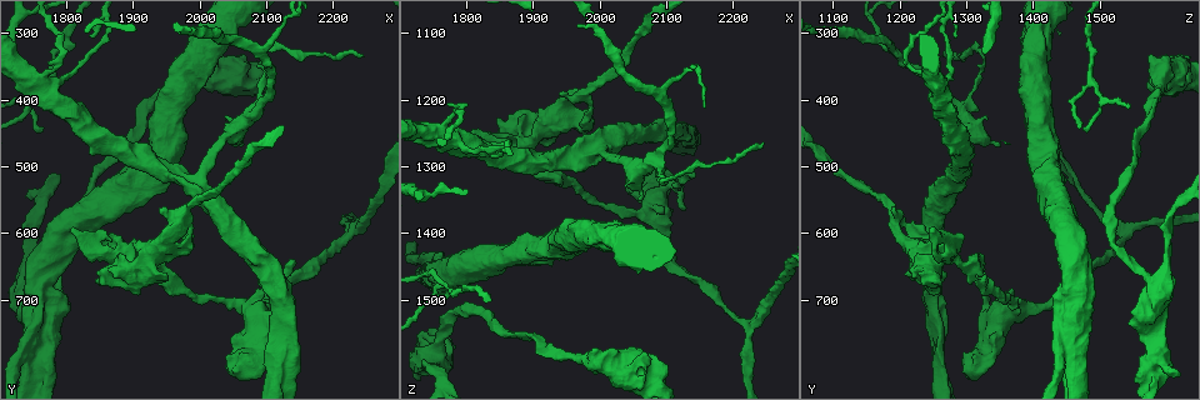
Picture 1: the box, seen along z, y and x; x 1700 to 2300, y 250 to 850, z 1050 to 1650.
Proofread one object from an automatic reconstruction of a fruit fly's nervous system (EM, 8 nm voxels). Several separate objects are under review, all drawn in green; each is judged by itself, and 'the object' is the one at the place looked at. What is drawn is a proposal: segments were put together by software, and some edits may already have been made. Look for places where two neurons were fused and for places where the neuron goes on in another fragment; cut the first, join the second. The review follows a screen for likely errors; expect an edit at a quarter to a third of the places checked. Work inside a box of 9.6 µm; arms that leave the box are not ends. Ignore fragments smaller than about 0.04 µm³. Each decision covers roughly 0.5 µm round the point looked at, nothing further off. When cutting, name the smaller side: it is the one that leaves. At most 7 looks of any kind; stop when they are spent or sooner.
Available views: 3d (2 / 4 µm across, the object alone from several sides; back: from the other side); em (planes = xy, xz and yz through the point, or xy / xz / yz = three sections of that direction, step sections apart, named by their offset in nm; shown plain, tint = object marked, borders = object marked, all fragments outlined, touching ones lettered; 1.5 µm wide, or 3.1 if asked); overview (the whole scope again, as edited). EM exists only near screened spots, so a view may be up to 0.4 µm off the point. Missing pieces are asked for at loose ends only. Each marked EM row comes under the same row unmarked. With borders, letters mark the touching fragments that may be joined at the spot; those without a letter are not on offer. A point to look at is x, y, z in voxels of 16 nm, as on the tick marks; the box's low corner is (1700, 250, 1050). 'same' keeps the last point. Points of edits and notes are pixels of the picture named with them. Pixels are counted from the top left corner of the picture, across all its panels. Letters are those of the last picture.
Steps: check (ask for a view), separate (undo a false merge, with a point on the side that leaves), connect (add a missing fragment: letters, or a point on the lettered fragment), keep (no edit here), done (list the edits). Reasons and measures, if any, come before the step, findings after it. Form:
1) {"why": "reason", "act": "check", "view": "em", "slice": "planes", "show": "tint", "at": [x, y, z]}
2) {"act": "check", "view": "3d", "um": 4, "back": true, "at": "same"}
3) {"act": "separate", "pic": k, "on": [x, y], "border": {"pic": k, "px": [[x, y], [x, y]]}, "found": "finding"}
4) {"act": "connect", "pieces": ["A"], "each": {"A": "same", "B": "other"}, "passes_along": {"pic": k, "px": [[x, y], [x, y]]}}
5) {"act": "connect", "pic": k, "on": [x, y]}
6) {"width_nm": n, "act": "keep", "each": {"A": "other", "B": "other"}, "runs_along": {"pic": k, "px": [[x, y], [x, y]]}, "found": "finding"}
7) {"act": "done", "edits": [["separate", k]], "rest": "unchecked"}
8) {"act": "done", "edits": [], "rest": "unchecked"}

{"why": "calibre changes", "act": "check", "view": "3d", "um": 4, "at": [1805, 360, 1275]}

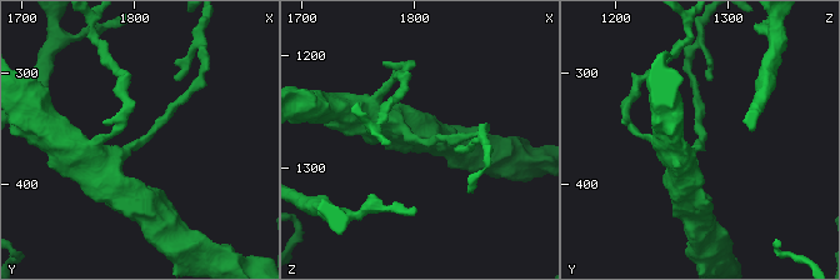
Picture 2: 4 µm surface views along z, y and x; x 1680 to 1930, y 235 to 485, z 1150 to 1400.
{"act": "check", "view": "em", "slice": "yz", "step": 8, "show": "tint", "at": [1806, 358, 1274]}

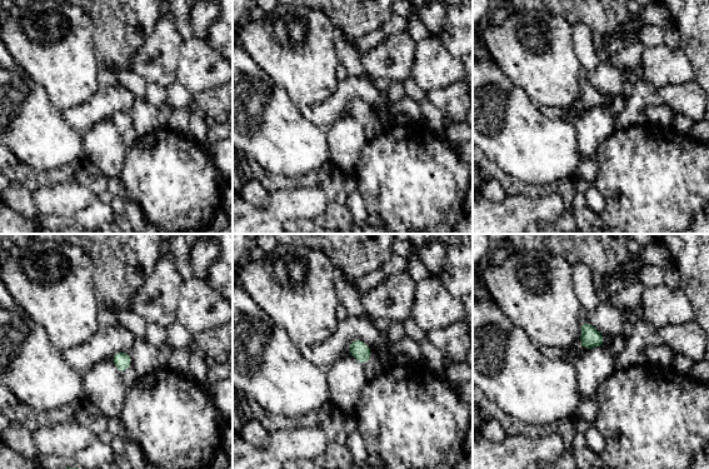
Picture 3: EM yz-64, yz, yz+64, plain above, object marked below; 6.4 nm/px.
{"why": "cut it another way", "act": "check", "view": "em", "slice": "planes", "show": "borders", "at": "same"}

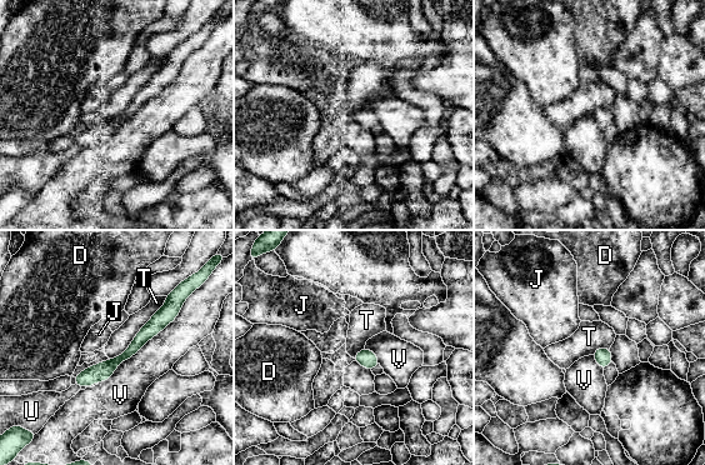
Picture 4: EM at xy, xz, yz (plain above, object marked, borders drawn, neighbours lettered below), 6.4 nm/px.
{"act": "keep", "each": {"D": "other", "J": "other", "T": "other", "U": "other", "V": "other"}, "border": {"pic": 4, "px": [[166, 296], [131, 343], [110, 359]]}, "found": "one neuron here"}

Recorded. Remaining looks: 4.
{"why": "branch stops here", "act": "check", "view": "3d", "um": 2, "at": [1810, 595, 1245]}

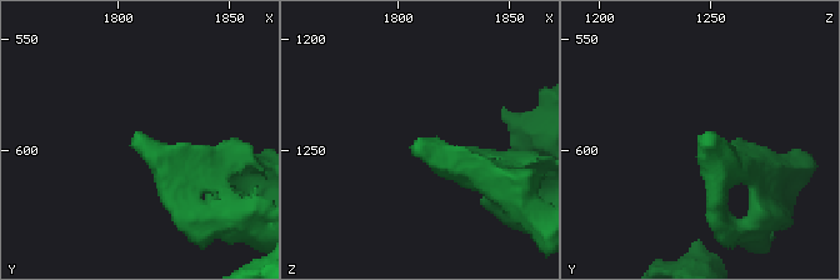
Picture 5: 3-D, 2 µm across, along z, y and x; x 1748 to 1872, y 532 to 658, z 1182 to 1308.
{"why": "now the EM", "act": "check", "view": "em", "slice": "xz", "step": 8, "show": "borders", "at": [1806, 597, 1246]}

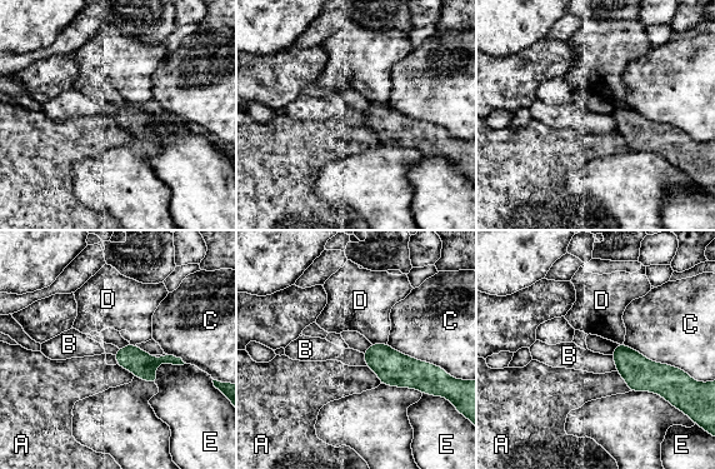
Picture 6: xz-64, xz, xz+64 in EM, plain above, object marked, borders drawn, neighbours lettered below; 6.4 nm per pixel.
{"why": "another direction", "act": "check", "view": "em", "slice": "xy", "step": 8, "show": "borders", "at": "same"}

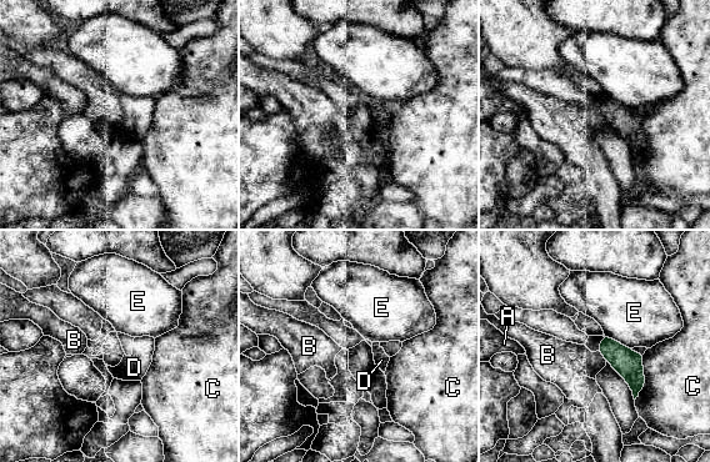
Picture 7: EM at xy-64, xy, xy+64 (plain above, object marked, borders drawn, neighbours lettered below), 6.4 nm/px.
{"longest_contact_nm": ["C", 320], "act": "keep", "each": {"A": "other", "B": "other", "C": "other", "D": "other", "E": "other"}, "border": {"pic": 7, "px": [[598, 351], [605, 360]]}, "found": "no lettered fragment goes on from it"}

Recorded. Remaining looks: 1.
{"act": "done", "edits": [], "rest": "unchecked"}

